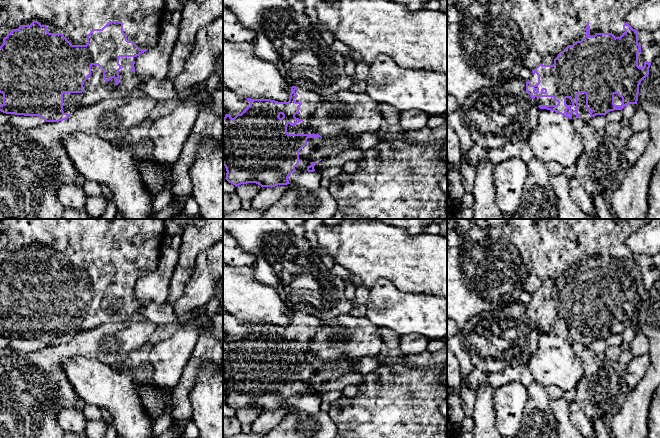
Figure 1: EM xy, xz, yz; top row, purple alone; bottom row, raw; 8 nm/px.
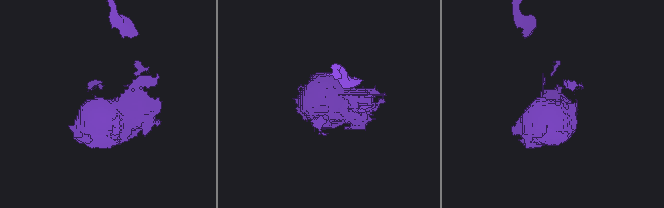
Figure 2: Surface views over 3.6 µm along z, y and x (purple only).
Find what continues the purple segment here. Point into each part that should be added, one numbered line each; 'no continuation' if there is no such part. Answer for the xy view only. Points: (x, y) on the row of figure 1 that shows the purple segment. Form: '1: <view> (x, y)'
1: xy (142, 19)

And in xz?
1: xz (310, 100)

